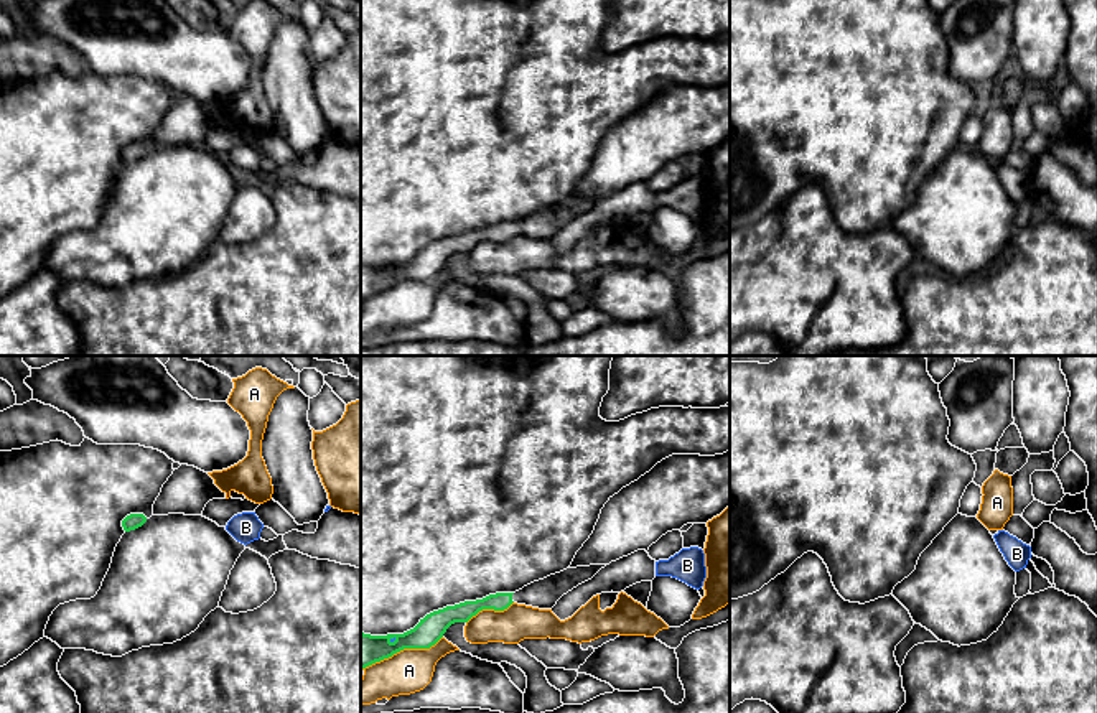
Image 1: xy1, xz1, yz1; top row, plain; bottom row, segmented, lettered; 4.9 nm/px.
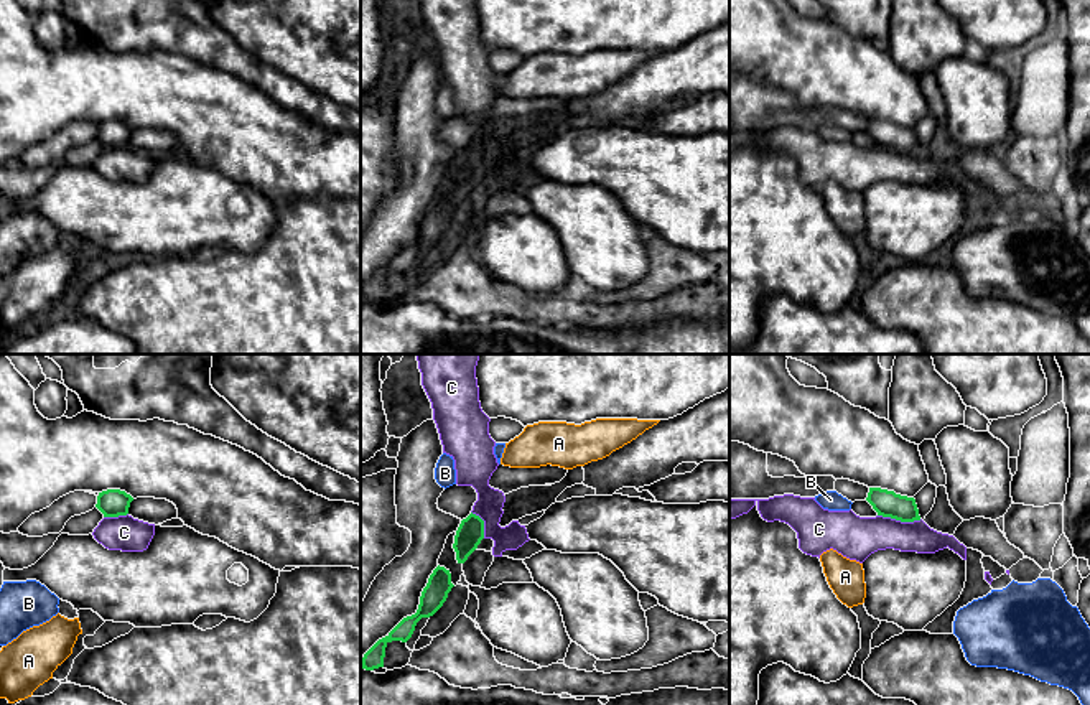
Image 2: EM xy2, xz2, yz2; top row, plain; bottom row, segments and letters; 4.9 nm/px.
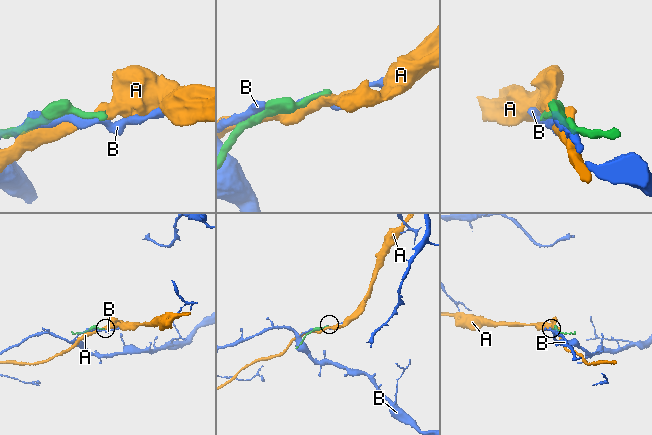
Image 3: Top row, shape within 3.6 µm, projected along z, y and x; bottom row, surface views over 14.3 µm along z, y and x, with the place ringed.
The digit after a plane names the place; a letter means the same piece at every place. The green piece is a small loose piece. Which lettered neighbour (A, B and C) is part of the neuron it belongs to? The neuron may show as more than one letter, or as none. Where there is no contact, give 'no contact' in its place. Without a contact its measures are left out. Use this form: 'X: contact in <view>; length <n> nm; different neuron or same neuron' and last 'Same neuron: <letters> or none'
A: contact in xz1; length 420 nm; different neuron
B: contact in xz1; length 40 nm; different neuron
C: contact in yz2; length 220 nm; different neuron
Same neuron: none

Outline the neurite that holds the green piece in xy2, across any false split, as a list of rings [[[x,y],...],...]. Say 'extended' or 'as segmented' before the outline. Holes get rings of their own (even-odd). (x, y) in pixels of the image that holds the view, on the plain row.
as segmented; [[[107,120],[99,124],[95,138],[104,148],[127,147],[133,128],[120,120]]]

